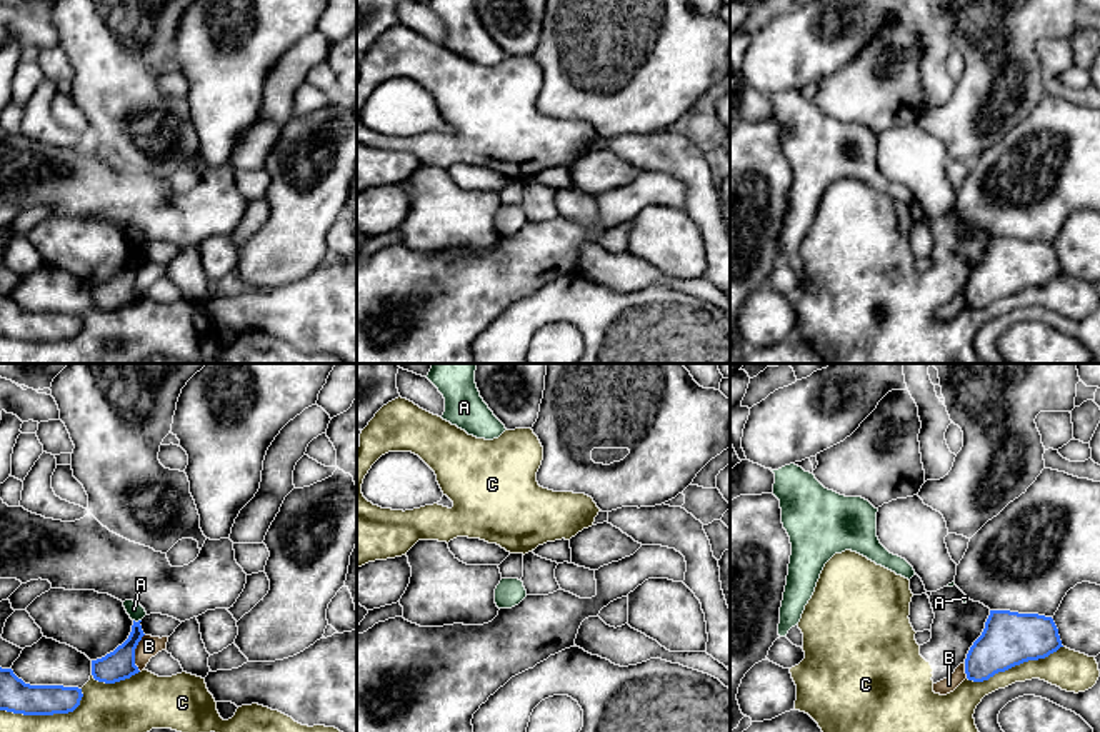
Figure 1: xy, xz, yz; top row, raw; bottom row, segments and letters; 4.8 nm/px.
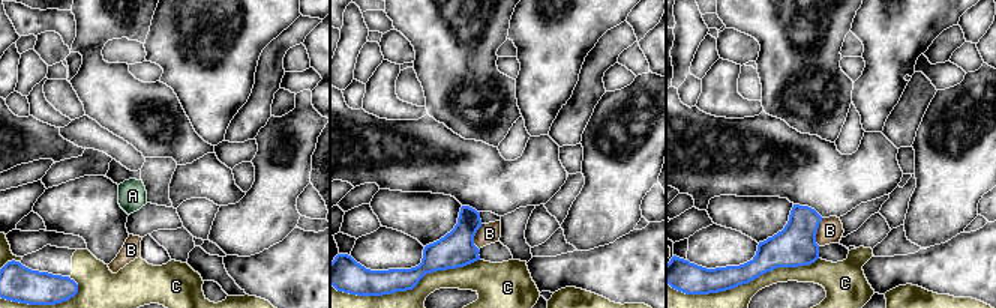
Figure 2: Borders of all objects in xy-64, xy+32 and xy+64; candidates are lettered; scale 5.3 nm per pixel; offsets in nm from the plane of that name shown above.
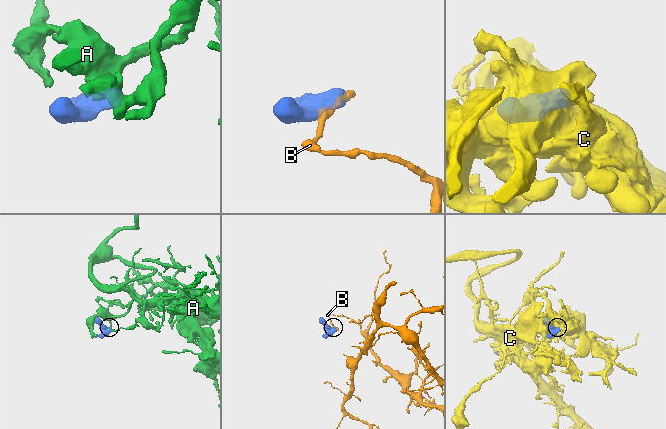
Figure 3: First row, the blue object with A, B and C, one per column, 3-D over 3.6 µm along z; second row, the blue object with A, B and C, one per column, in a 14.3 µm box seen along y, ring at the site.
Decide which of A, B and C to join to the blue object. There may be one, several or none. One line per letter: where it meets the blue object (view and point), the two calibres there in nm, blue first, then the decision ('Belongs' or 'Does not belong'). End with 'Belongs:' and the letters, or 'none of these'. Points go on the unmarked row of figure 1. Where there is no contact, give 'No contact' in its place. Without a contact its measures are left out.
A: Touches blue at xy (139, 247). Thickness 150 nm (blue) against 80 nm. Does not belong
B: Touches blue at xy (134, 279). Thickness 150 nm (blue) against 100 nm. Does not belong
C: Touches blue at yz (1014, 292). Thickness 260 nm (blue) against 190 nm. Belongs
Belongs: C

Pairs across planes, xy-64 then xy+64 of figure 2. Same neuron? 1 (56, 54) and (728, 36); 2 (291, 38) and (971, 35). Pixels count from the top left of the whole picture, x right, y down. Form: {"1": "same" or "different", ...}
{"1": "same", "2": "different"}

